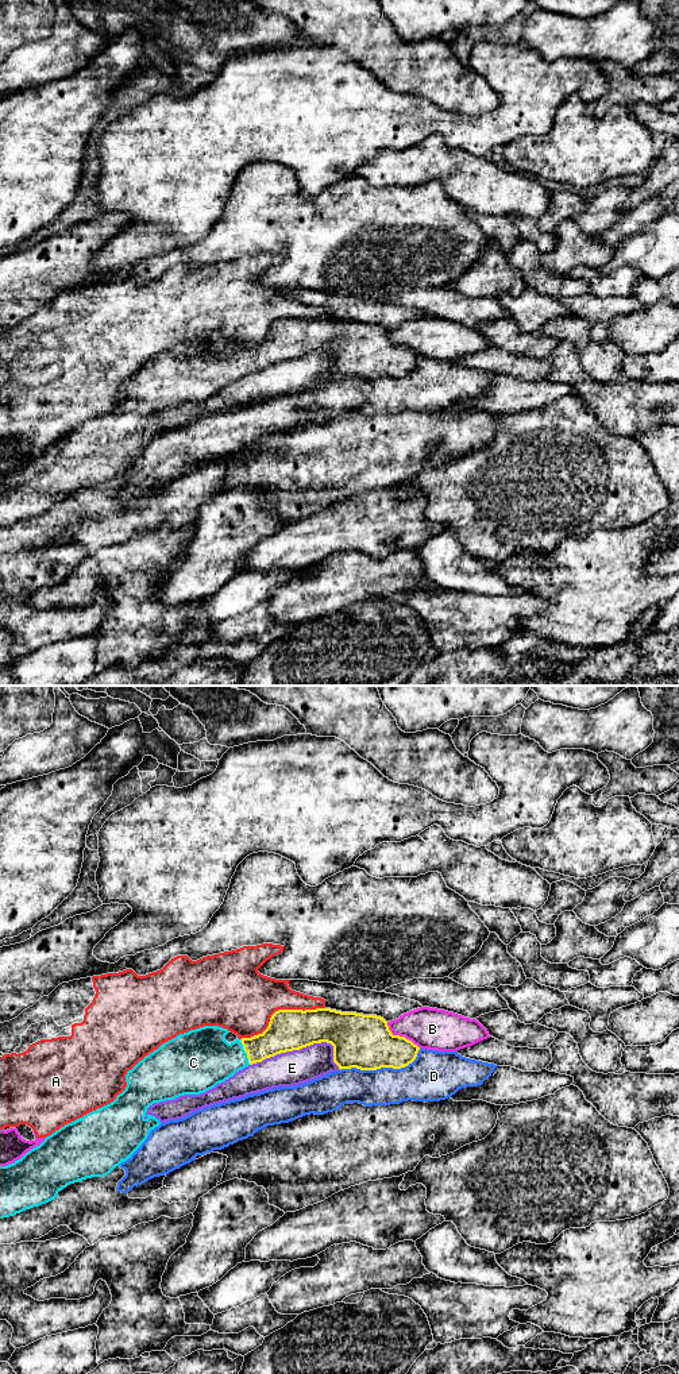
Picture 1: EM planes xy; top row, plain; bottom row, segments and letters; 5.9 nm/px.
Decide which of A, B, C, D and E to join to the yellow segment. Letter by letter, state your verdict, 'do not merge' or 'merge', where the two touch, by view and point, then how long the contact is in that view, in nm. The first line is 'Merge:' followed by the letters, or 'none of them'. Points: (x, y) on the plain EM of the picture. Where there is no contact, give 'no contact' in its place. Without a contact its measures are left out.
Merge: C
A: do not merge; contact xy (278, 319); length 550 nm
B: do not merge; contact xy (401, 346); length 260 nm
C: merge; contact xy (245, 359); length 170 nm
D: do not merge; contact xy (382, 375); length 500 nm
E: do not merge; contact xy (303, 355); length 550 nm

